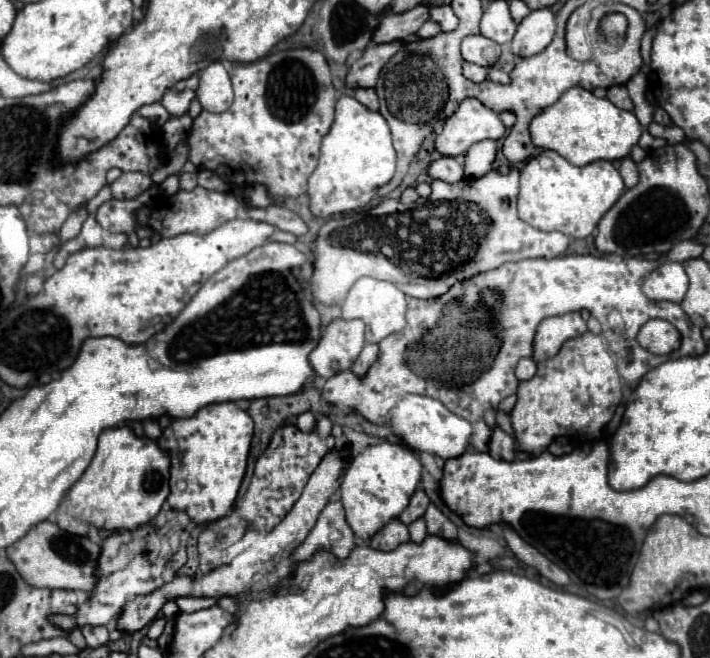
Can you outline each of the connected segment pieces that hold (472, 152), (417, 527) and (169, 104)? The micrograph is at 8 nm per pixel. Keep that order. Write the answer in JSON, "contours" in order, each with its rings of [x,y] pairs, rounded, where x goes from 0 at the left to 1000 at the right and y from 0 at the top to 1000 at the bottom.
{"contours":[[[[680,213],[666,219],[655,234],[655,267],[675,271],[686,264],[697,243],[697,231],[700,231],[697,213]]],[[[596,787],[585,790],[585,793],[576,799],[576,809],[579,809],[579,824],[593,827],[593,824],[599,821],[599,815],[601,815],[601,809],[599,809],[599,790],[596,790]]],[[[235,137],[227,158],[235,164],[235,170],[246,179],[263,173],[266,158],[275,152],[275,137],[258,137],[258,140],[246,140],[246,137]]]]}

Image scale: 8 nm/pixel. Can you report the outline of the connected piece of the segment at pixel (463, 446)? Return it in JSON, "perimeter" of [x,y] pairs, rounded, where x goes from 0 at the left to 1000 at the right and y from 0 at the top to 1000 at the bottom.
{"perimeter":[[[573,599],[559,611],[559,617],[551,623],[548,644],[565,660],[565,666],[573,672],[576,681],[618,693],[624,699],[646,696],[649,690],[655,690],[666,660],[666,647],[655,635],[627,620],[618,608],[587,599]]]}

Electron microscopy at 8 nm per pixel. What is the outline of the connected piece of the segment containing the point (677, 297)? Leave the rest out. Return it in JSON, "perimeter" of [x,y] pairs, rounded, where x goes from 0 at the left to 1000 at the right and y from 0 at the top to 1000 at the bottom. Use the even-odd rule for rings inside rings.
{"perimeter":[[[934,398],[925,410],[908,419],[903,441],[917,456],[959,459],[970,435],[970,422],[956,398]]]}

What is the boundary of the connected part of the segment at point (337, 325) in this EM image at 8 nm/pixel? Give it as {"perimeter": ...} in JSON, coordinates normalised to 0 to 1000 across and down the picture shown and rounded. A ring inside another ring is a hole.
{"perimeter":[[[475,483],[452,502],[452,514],[435,538],[435,553],[446,571],[466,574],[472,568],[466,553],[475,550],[475,562],[494,559],[511,526],[511,489]]]}

